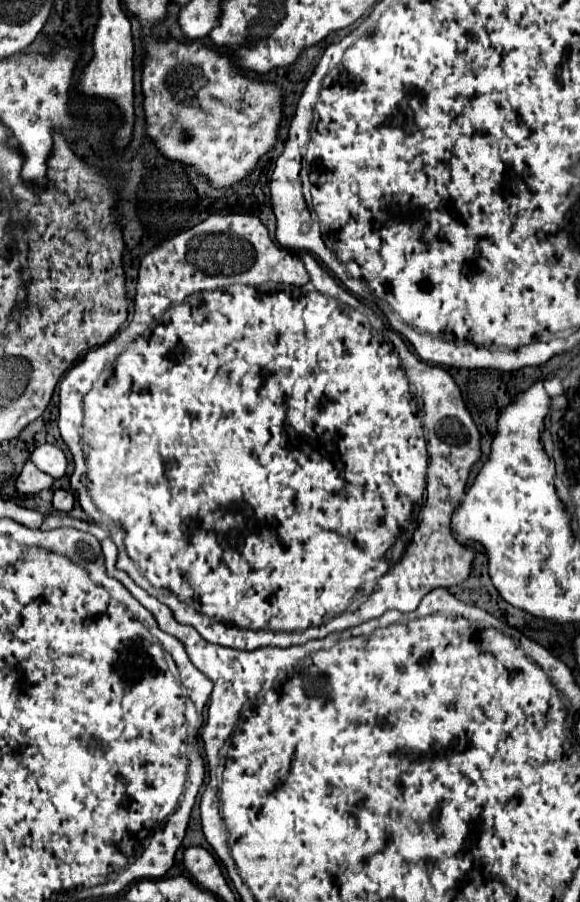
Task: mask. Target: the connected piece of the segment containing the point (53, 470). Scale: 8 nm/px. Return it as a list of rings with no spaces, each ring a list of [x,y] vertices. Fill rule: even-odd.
[[[41,445],[31,453],[31,461],[53,479],[61,479],[67,471],[65,453],[55,445]]]

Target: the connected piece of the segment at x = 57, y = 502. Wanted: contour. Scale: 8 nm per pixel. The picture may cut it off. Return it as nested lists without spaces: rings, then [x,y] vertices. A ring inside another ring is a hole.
[[[57,489],[57,491],[53,493],[53,507],[55,507],[57,511],[63,511],[63,513],[71,511],[71,507],[73,507],[73,495],[71,495],[69,491]]]

